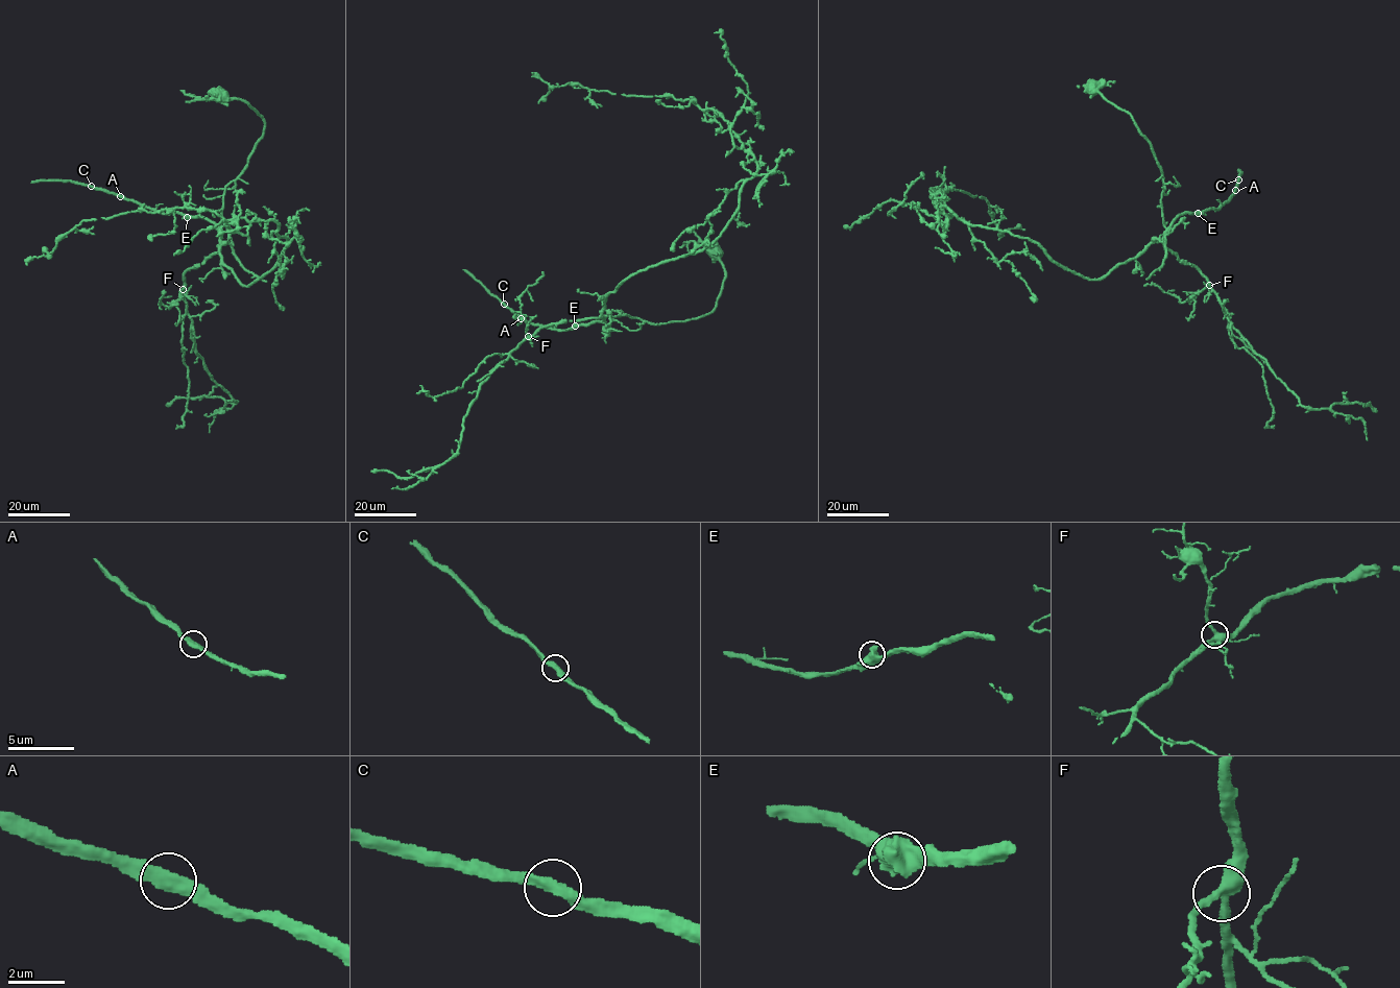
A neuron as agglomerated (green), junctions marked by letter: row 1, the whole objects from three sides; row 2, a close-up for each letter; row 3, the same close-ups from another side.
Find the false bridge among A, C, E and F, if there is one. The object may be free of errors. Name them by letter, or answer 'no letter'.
no letter

